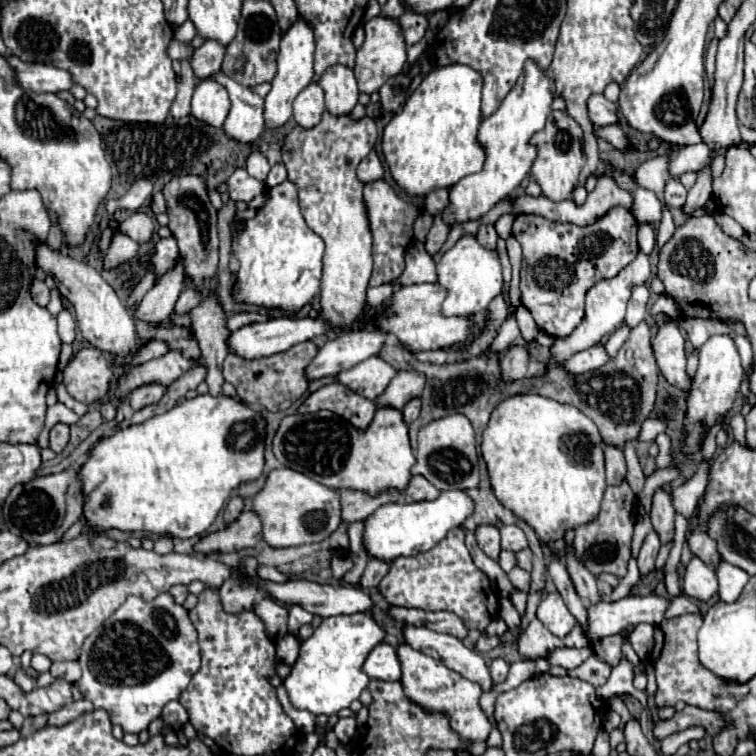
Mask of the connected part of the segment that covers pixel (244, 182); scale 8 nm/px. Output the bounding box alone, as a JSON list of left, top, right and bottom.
[228,168,264,202]

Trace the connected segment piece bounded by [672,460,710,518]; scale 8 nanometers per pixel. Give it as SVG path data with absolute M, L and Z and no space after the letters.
M702 460L698 464L698 470L694 472L694 476L690 478L690 482L686 482L680 488L674 488L674 508L676 512L684 514L686 518L692 518L692 514L696 512L696 504L698 498L702 496L706 482L708 482L708 470L710 470L710 462Z

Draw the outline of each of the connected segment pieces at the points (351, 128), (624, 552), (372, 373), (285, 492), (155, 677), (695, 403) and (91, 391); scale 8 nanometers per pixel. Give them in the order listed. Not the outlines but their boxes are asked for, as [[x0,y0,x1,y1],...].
[[282,112,376,324],[574,480,638,580],[336,356,398,400],[254,468,342,548],[78,592,200,734],[684,334,744,452],[64,348,112,404]]

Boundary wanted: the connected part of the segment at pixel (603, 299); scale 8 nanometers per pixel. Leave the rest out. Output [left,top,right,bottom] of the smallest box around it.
[550,252,650,362]

